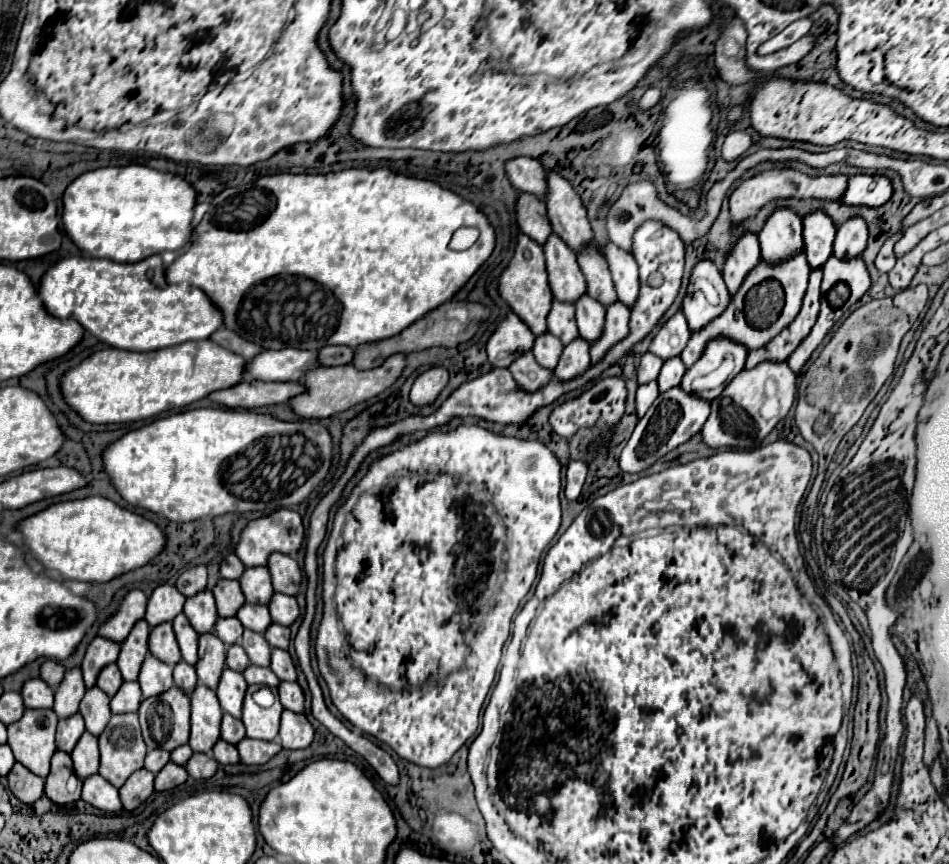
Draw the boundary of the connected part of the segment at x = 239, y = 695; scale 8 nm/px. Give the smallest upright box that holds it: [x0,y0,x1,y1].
[216,669,248,719]

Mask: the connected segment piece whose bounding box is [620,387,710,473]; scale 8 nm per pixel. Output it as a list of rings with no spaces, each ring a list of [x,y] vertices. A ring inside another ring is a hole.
[[[680,387],[660,393],[658,405],[654,405],[654,409],[650,409],[650,413],[646,413],[646,417],[638,421],[628,445],[622,451],[622,457],[620,457],[622,471],[642,473],[650,469],[656,461],[662,461],[670,451],[684,445],[694,435],[698,435],[708,415],[710,415],[710,405],[706,405],[706,401],[698,401],[698,397],[686,397],[686,393],[682,393]]]

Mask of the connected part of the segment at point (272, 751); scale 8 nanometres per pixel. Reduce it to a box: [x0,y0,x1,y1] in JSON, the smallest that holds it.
[238,737,282,765]

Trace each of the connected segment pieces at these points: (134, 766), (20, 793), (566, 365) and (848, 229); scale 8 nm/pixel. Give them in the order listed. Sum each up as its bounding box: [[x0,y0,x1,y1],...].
[[100,713,146,789],[8,763,44,805],[554,337,592,381],[834,219,868,259]]

